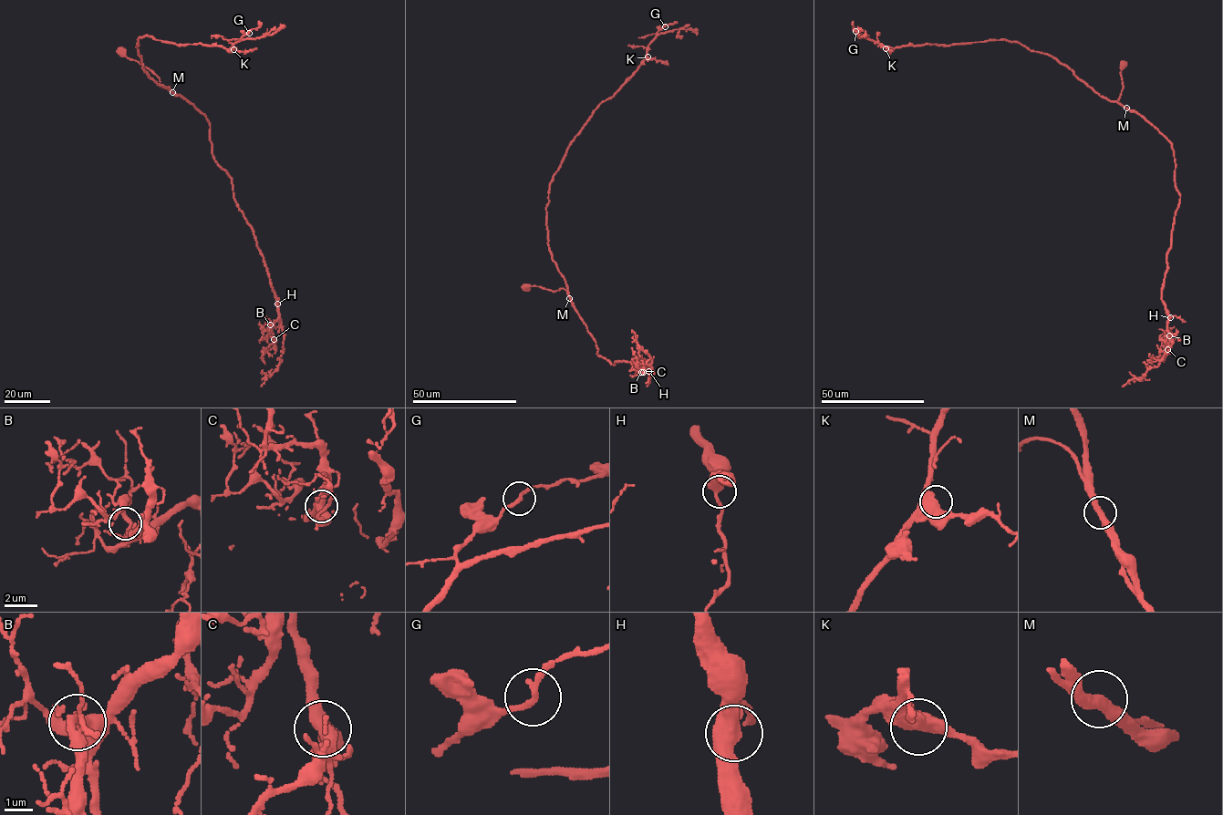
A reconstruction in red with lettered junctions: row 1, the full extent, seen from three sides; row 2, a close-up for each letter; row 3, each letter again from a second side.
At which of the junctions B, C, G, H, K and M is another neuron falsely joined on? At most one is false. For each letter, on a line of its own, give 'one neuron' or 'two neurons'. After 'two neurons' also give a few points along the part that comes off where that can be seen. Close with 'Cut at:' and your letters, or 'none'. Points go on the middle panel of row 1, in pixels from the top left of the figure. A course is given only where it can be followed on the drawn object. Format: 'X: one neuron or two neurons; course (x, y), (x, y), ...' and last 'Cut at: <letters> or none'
B: one neuron
C: one neuron
G: one neuron
H: one neuron
K: one neuron
M: one neuron
Cut at: none

